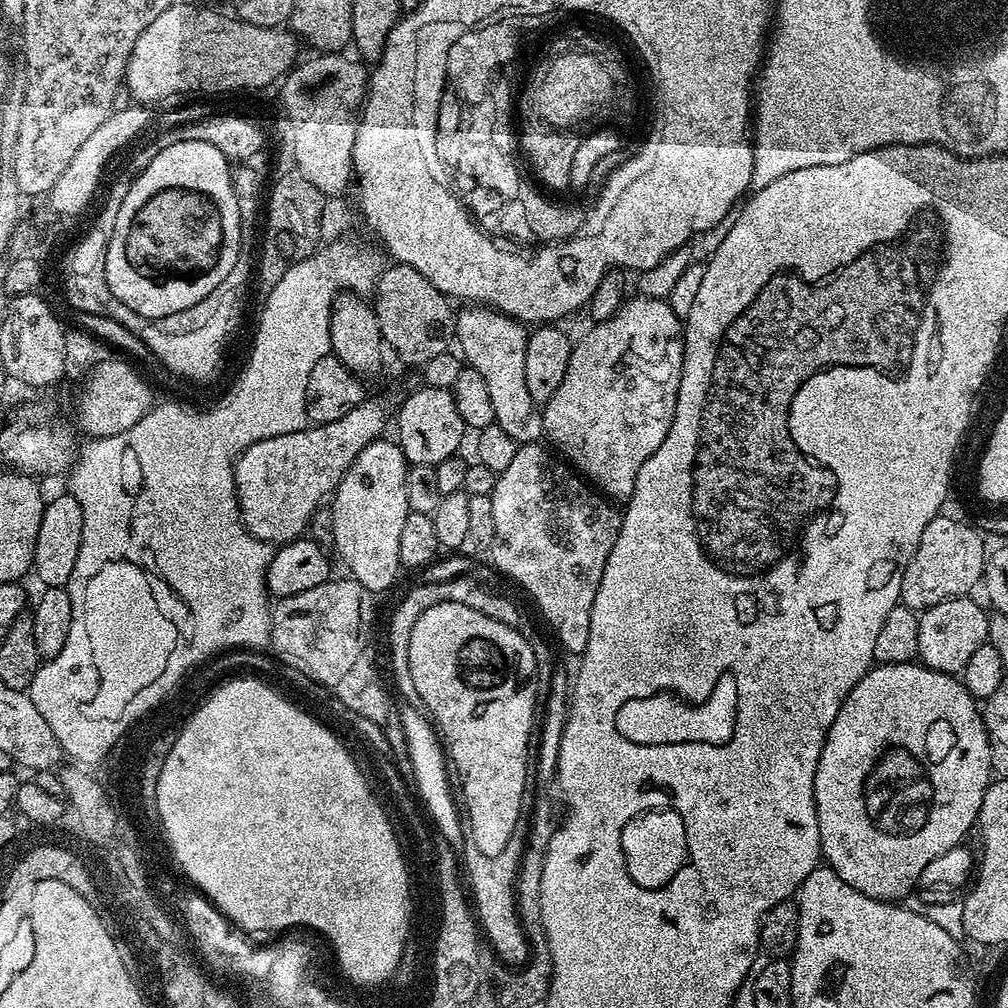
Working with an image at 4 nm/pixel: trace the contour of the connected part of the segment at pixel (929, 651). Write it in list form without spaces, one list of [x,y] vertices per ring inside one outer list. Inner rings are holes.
[[[971,595],[950,598],[946,602],[938,602],[938,606],[930,606],[919,613],[918,622],[918,660],[919,663],[939,672],[963,673],[966,662],[978,651],[978,646],[988,643],[989,613],[984,612],[983,603],[975,604]]]

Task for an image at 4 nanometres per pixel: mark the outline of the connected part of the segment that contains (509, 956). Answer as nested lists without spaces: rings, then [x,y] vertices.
[[[517,830],[510,842],[506,842],[502,854],[487,856],[473,851],[468,860],[468,876],[472,879],[470,900],[482,929],[483,939],[490,945],[492,952],[508,966],[523,966],[530,959],[528,932],[521,926],[520,914],[516,910],[516,870],[520,866],[525,843],[525,833]]]

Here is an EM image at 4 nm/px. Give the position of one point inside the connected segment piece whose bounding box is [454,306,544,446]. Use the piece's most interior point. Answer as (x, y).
(492, 342)

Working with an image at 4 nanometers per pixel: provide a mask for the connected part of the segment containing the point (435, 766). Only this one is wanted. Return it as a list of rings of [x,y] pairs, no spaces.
[[[401,703],[399,710],[412,763],[411,779],[416,780],[416,788],[420,791],[420,800],[428,807],[428,812],[432,815],[433,822],[431,821],[431,823],[438,833],[439,839],[445,840],[453,850],[460,850],[460,847],[466,844],[466,828],[462,823],[462,812],[458,807],[457,797],[456,800],[452,797],[454,784],[453,781],[452,784],[448,781],[450,764],[446,759],[446,749],[431,719],[417,705]]]

